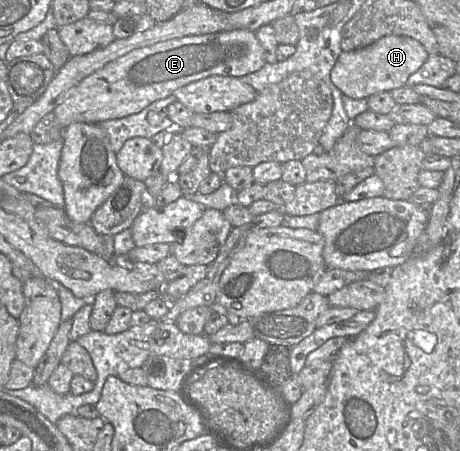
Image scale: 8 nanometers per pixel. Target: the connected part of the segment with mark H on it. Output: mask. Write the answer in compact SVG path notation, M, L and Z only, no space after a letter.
M387 35L367 47L342 51L330 77L345 96L352 99L368 98L379 92L406 86L408 77L424 64L428 56L429 53L418 40L408 36Z

